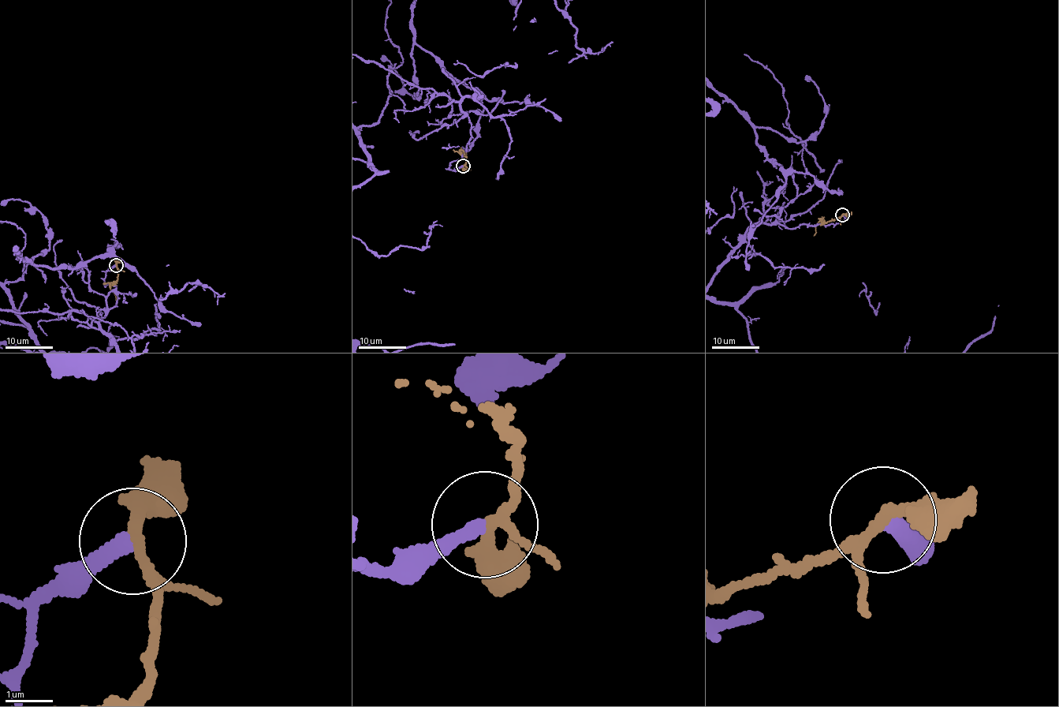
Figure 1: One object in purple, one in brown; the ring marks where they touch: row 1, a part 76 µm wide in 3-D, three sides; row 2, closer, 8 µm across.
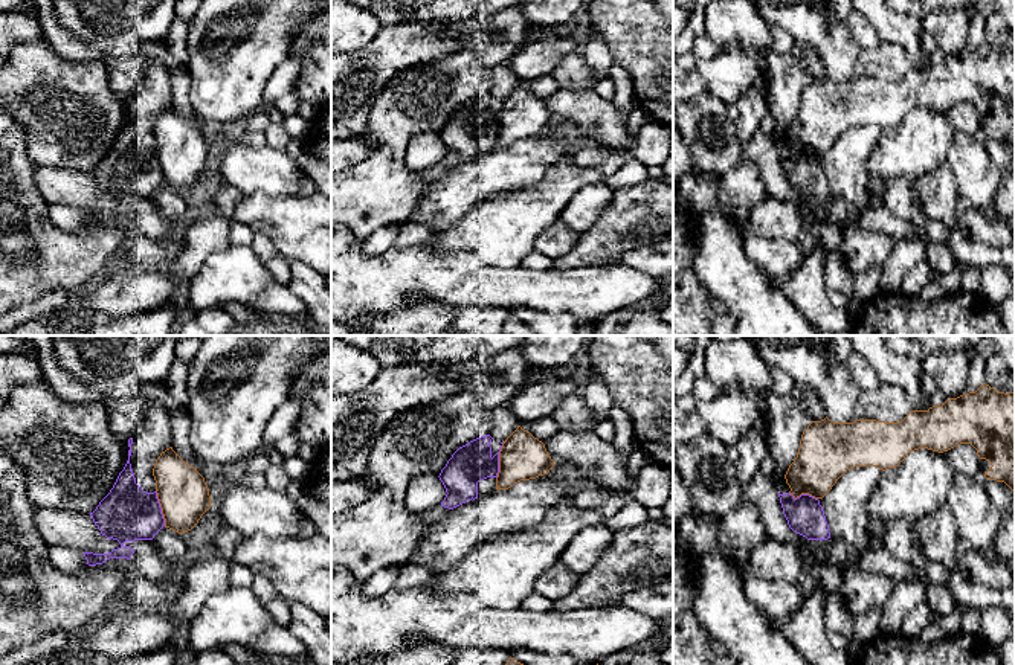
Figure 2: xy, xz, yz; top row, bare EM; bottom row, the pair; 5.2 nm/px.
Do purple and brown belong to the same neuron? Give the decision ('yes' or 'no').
no

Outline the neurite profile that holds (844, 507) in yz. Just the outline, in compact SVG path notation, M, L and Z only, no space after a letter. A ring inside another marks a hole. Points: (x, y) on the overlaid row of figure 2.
M873 465L847 470L823 497L823 511L830 538L843 538L849 546L849 567L856 567L861 555L878 546L875 523L867 505L879 483L882 470Z

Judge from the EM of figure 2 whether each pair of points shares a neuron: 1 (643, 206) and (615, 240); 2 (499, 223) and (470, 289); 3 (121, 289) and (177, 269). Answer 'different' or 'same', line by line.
1: same
2: different
3: same

